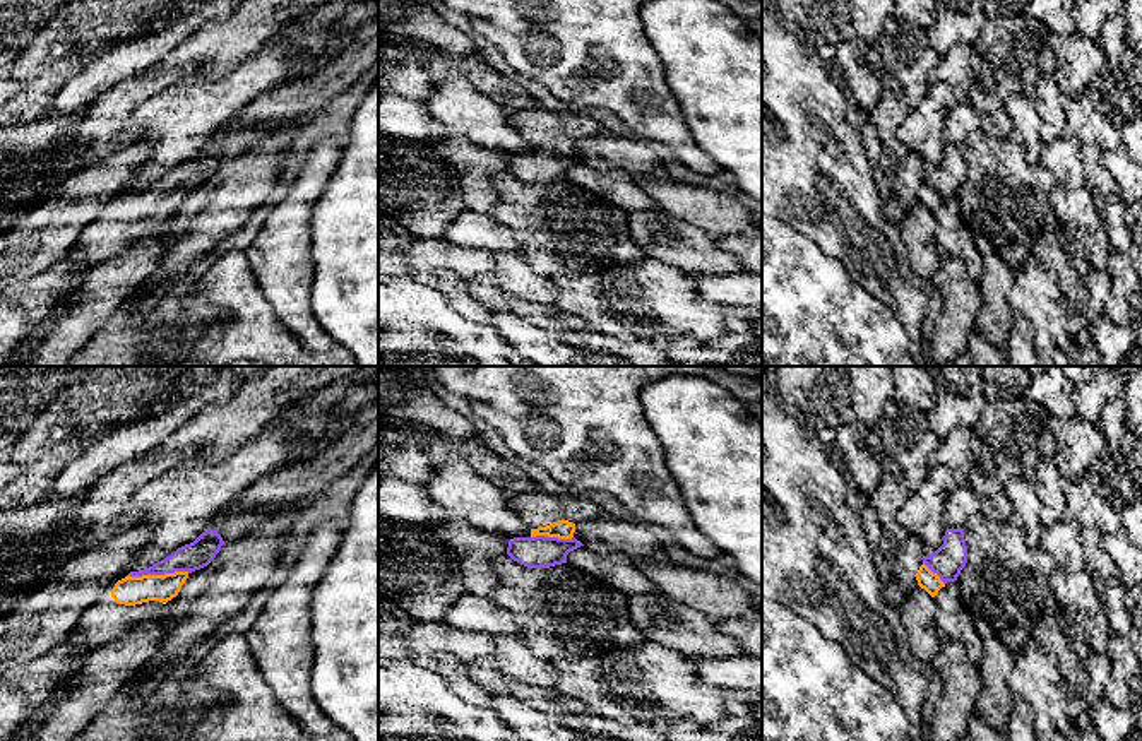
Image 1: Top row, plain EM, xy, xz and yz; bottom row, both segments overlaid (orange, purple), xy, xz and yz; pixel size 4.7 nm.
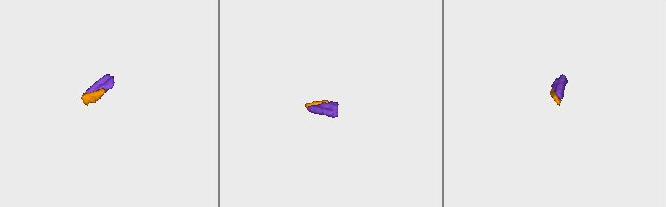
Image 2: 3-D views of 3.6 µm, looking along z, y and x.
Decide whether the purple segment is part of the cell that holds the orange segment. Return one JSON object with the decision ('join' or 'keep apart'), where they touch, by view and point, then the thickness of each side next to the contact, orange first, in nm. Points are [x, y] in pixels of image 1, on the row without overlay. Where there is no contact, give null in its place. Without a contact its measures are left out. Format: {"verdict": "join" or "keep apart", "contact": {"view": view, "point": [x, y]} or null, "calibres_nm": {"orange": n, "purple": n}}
{"verdict": "join", "contact": {"view": "xy", "point": [158, 192]}, "calibres_nm": {"orange": 140, "purple": 130}}

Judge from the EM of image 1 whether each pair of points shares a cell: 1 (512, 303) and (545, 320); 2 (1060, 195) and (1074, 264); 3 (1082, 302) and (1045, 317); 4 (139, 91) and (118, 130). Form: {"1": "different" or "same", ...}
{"1": "same", "2": "same", "3": "same", "4": "same"}

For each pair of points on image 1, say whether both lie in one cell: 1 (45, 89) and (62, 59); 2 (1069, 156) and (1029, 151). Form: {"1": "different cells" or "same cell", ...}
{"1": "same cell", "2": "different cells"}

